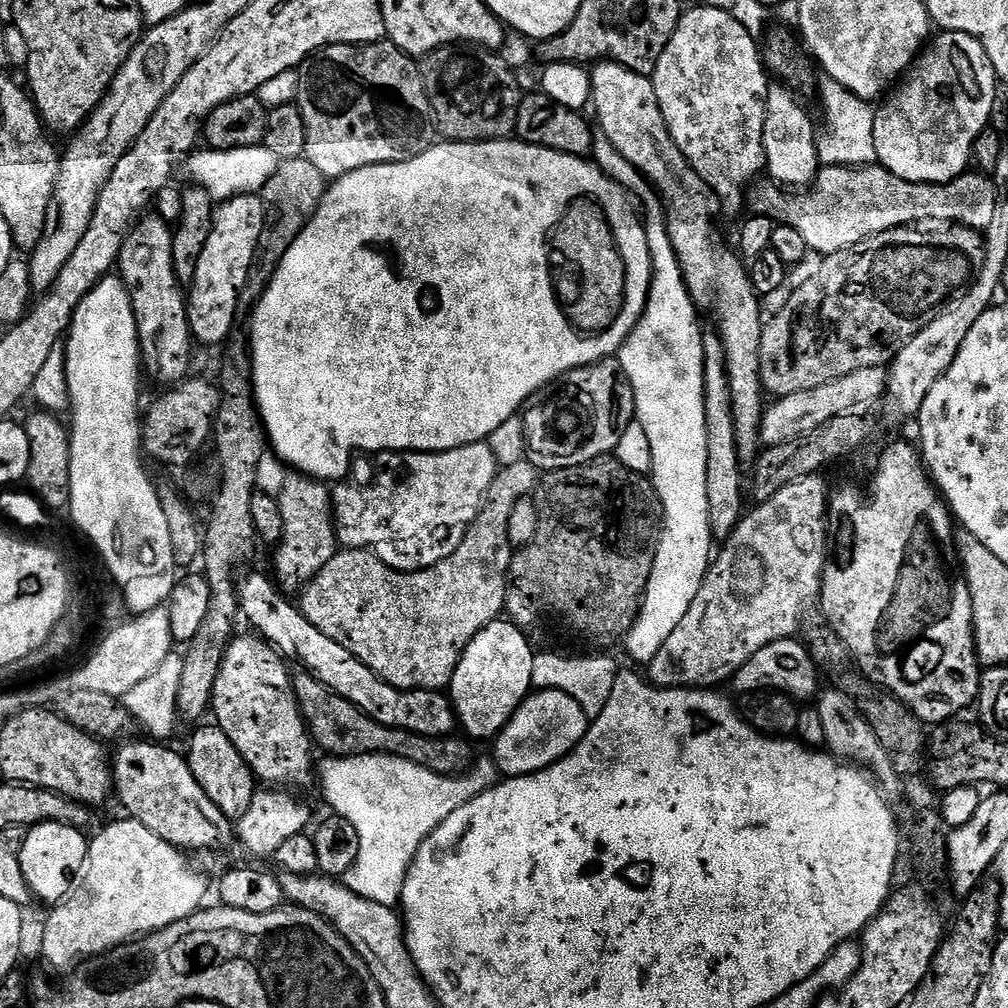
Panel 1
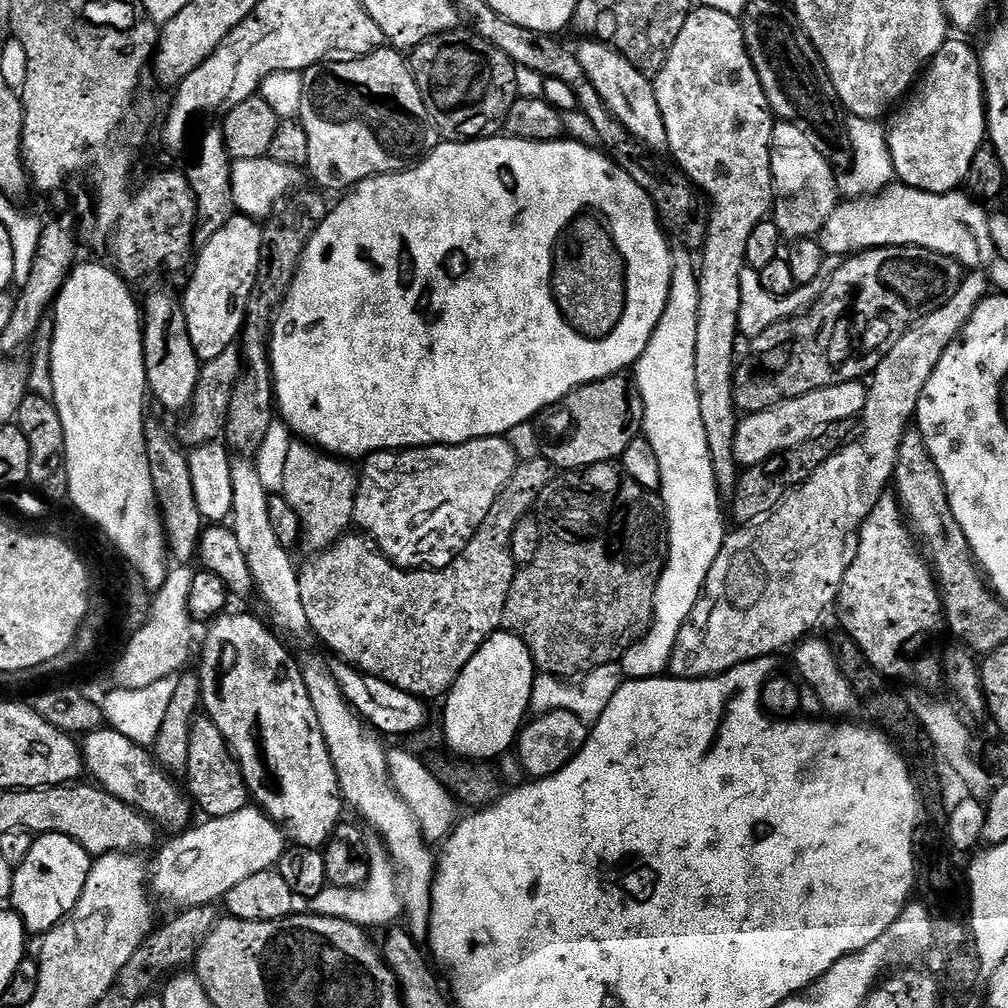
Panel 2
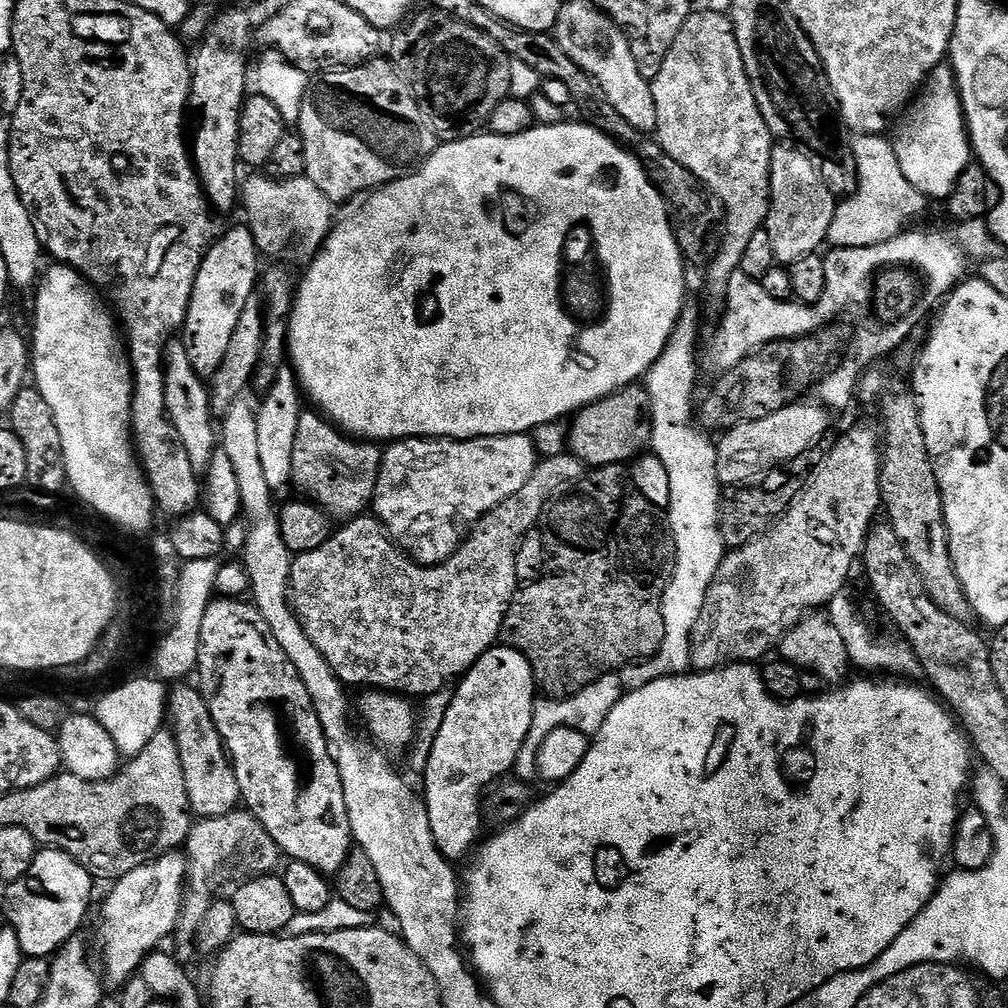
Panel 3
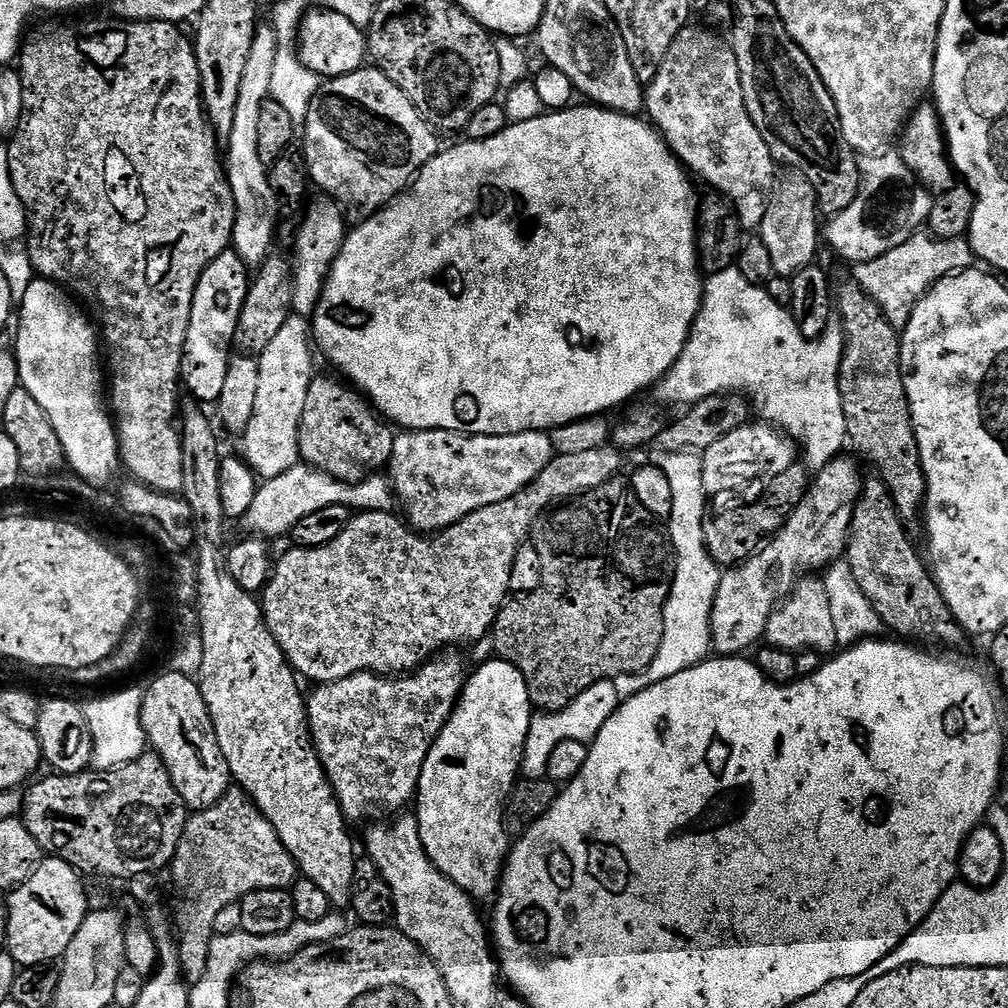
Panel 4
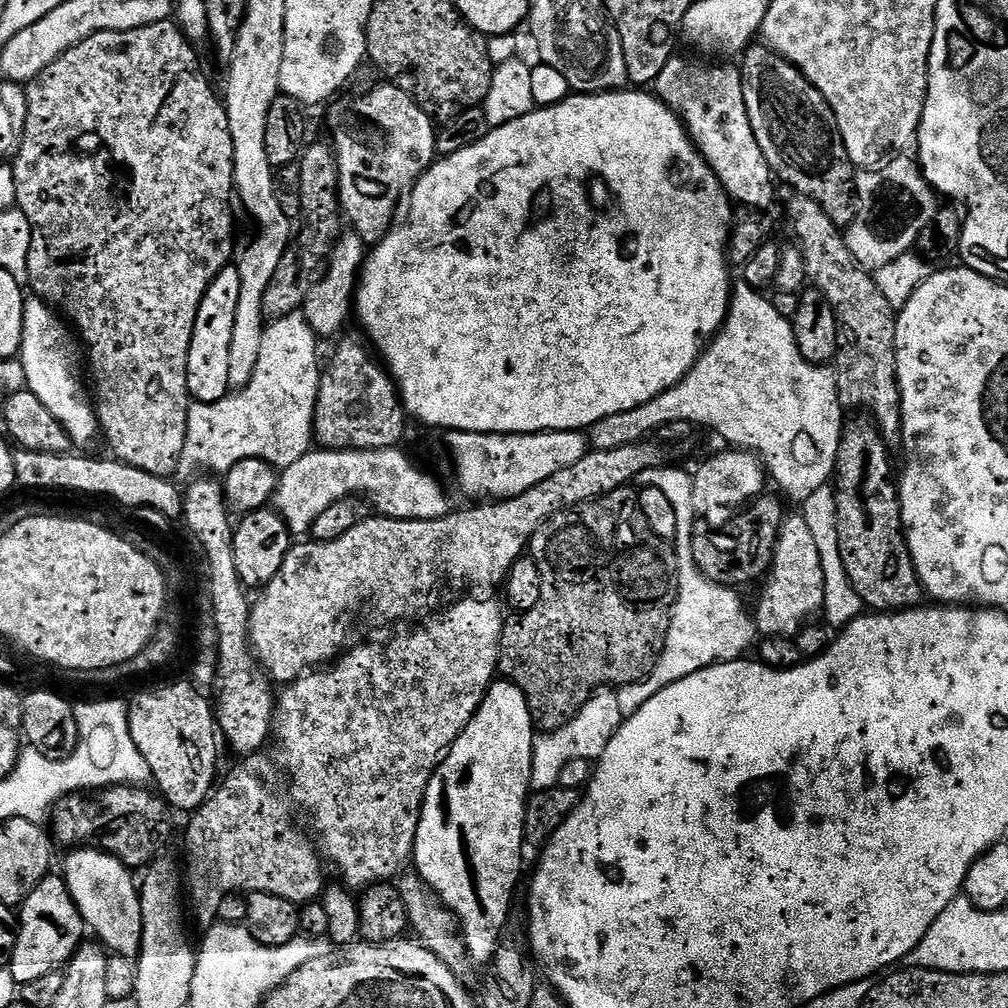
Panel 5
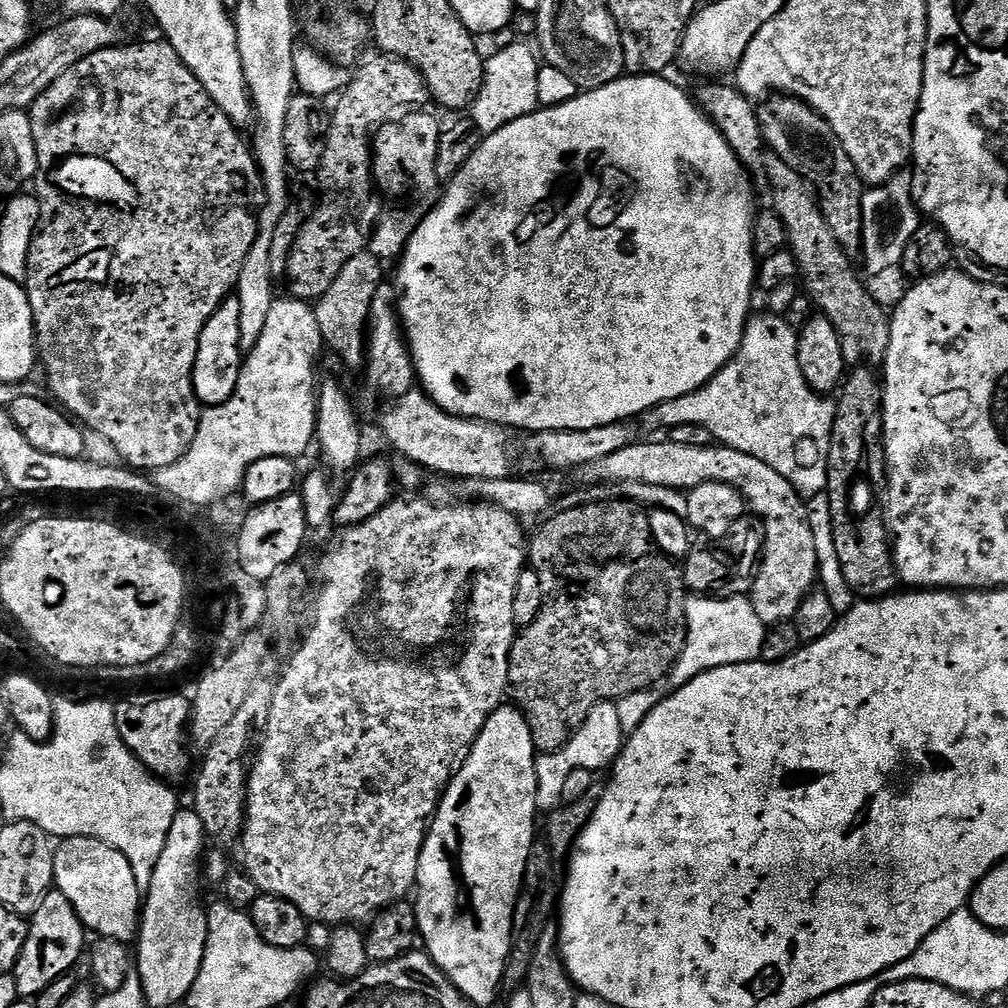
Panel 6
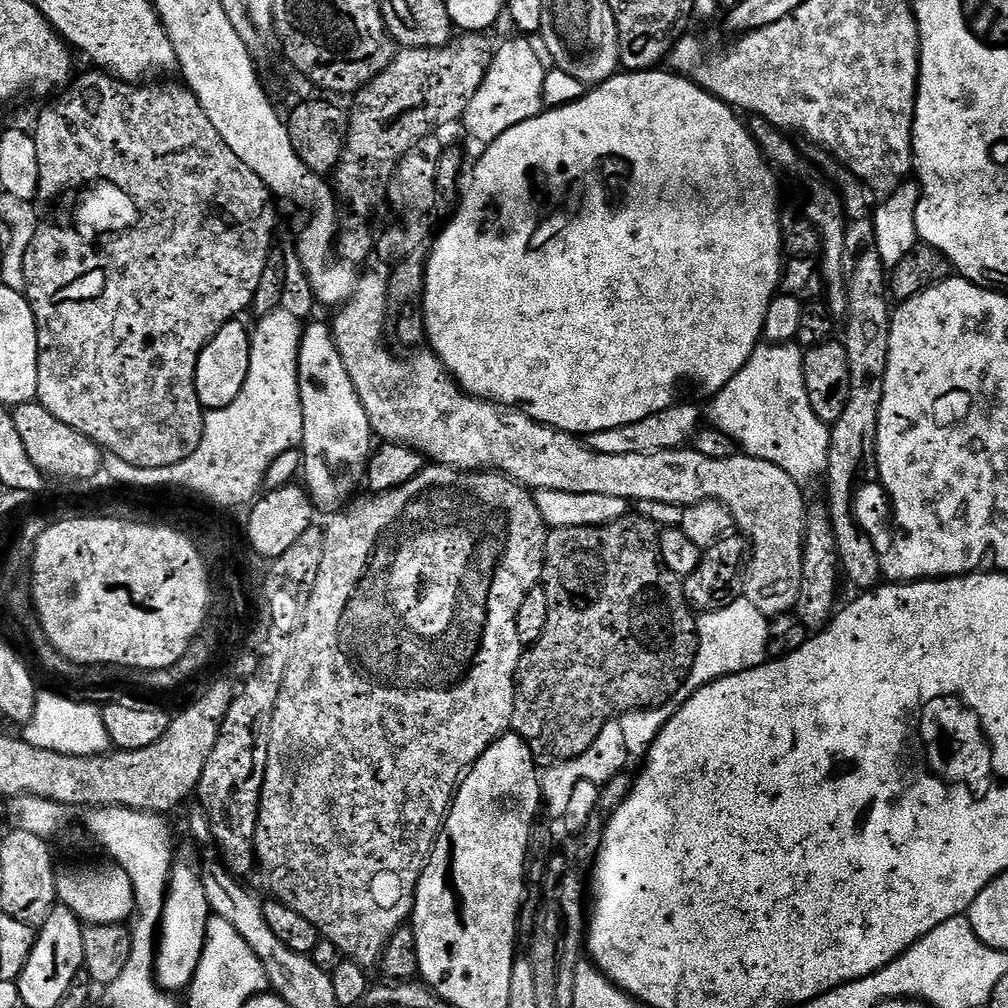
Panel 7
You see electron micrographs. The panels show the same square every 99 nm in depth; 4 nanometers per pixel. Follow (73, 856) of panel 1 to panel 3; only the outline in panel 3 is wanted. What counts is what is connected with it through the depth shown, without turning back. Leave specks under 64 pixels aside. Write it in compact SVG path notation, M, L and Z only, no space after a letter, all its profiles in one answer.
M41 847L26 874L5 887L8 888L4 892L6 924L18 934L25 957L51 958L73 939L92 900L92 880L93 873L70 858L70 854L57 848Z

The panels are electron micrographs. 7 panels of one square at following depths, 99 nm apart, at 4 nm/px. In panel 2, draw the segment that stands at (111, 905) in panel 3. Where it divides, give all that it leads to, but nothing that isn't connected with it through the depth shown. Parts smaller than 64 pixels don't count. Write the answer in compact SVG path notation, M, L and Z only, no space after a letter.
M249 806L238 810L229 816L217 816L215 818L208 818L203 821L205 824L200 824L189 827L187 830L173 835L172 841L161 850L156 856L156 865L152 868L152 888L165 900L168 904L173 904L173 909L183 910L186 908L200 908L204 904L215 905L217 902L223 901L224 895L230 890L234 890L234 886L238 886L238 882L242 882L245 878L250 878L250 874L262 874L263 872L273 871L279 865L282 854L286 847L286 837L280 828L277 827L271 818L264 812L260 811L259 807Z

